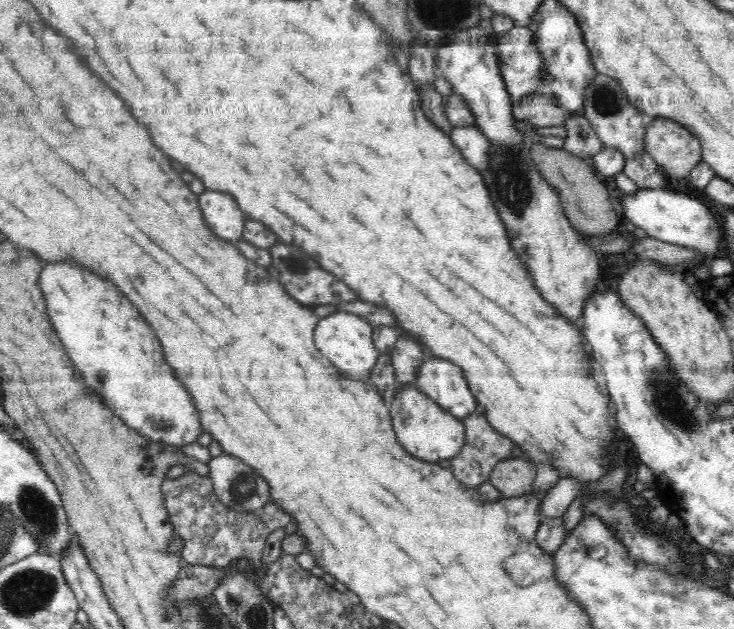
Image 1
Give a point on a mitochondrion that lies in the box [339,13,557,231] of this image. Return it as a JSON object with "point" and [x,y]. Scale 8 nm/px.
{"point":[509,178]}

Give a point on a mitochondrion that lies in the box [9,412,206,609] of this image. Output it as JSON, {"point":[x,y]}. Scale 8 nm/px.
{"point":[36,506]}

